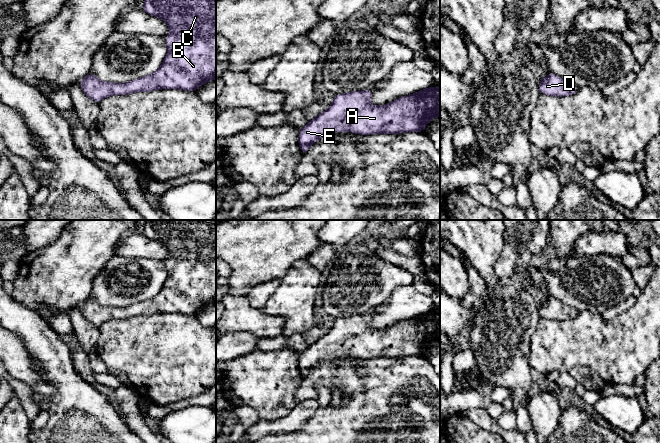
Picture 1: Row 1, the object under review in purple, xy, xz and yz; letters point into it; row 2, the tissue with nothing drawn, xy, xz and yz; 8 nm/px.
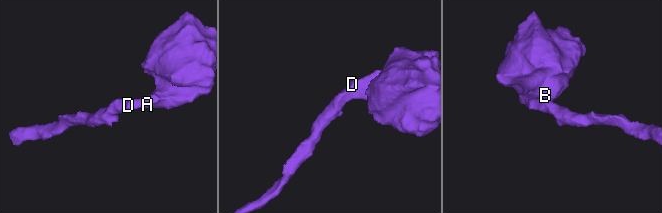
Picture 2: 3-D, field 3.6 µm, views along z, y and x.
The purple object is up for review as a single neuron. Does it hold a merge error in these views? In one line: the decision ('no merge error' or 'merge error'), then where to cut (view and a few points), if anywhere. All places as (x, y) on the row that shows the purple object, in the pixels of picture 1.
no merge error; no cut

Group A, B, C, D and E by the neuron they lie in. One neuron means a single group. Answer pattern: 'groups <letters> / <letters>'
groups A B C D E

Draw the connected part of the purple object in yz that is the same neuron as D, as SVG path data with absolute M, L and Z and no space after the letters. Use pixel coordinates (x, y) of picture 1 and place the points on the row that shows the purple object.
M549 73L544 79L540 81L538 88L540 94L559 97L573 95L578 89L575 84L568 83L561 77L552 73Z

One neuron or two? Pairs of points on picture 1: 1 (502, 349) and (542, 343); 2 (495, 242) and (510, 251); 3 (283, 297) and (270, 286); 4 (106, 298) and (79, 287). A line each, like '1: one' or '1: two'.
1: two
2: two
3: two
4: two

